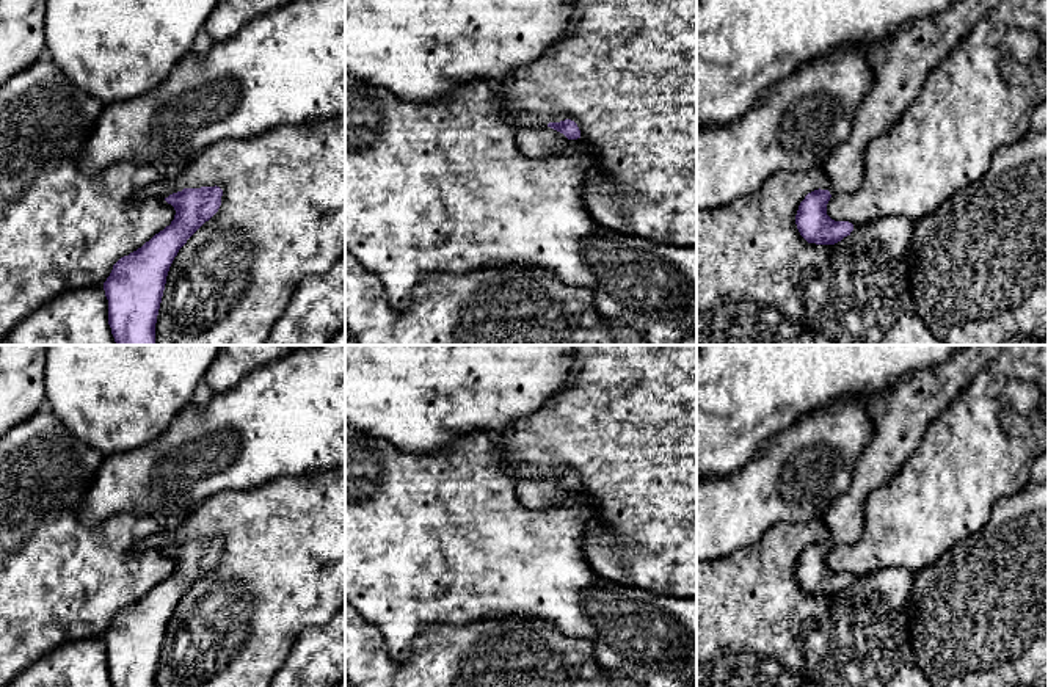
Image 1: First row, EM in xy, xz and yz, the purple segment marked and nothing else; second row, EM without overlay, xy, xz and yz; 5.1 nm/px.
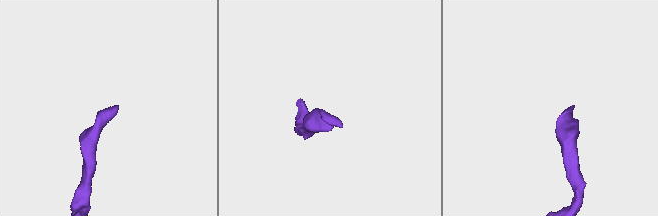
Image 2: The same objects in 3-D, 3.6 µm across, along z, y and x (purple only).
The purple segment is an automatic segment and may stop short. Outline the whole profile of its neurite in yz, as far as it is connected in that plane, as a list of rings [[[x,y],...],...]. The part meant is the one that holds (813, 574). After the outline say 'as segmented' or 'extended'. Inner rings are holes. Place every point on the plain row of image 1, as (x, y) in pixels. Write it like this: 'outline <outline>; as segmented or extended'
outline [[[965,345],[943,364],[932,365],[899,381],[890,392],[872,395],[864,400],[866,411],[874,422],[871,442],[860,456],[852,483],[827,508],[822,521],[830,536],[827,541],[814,541],[800,554],[795,576],[808,594],[835,596],[850,587],[853,576],[835,572],[827,566],[831,547],[857,543],[863,533],[864,502],[868,496],[886,485],[921,444],[932,422],[1001,354],[1006,345]]]; extended

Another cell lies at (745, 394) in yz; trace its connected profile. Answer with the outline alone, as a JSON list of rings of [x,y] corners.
[[[697,345],[697,478],[728,477],[745,466],[773,434],[794,425],[813,409],[842,398],[866,398],[890,392],[899,381],[932,365],[943,364],[965,345]]]

